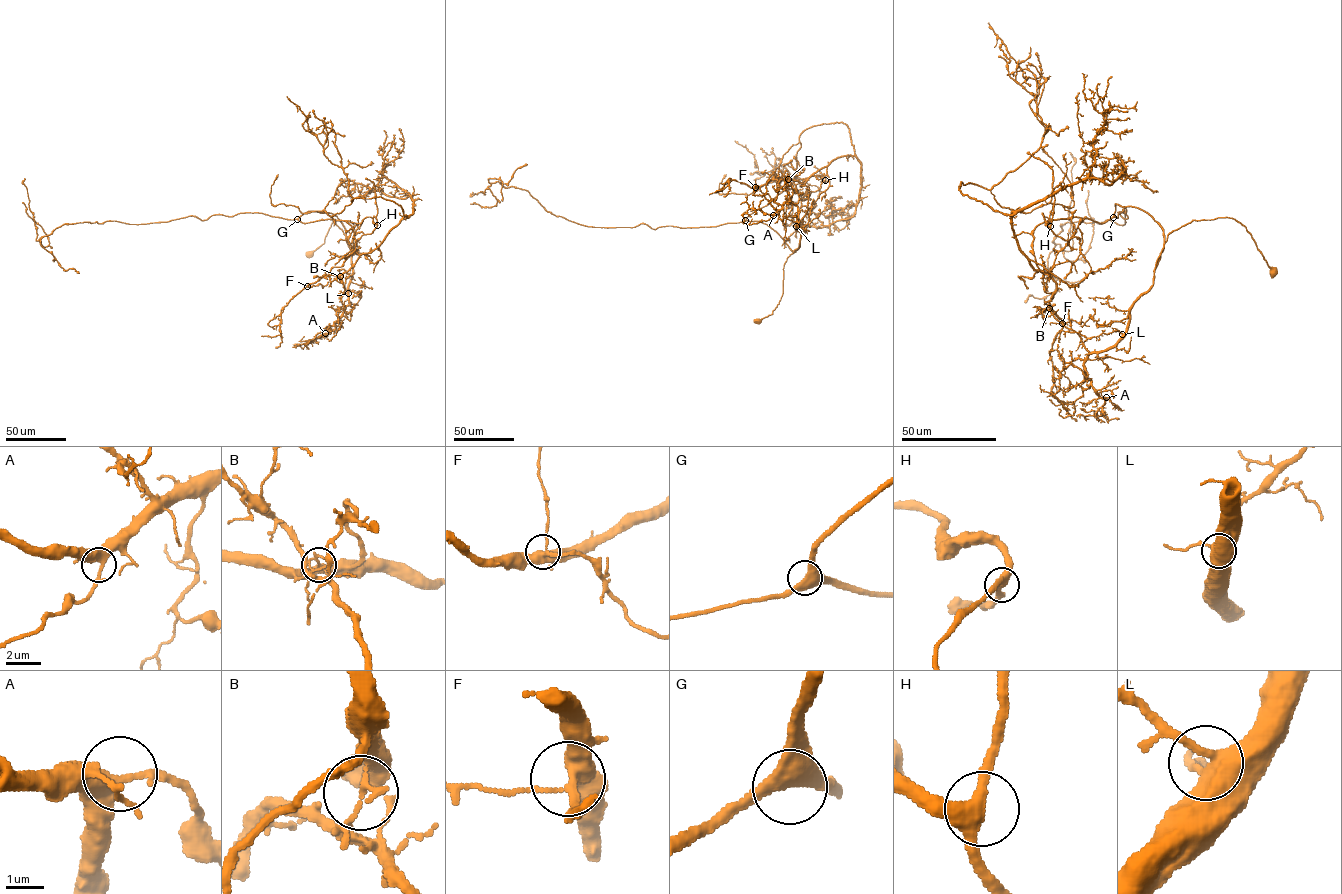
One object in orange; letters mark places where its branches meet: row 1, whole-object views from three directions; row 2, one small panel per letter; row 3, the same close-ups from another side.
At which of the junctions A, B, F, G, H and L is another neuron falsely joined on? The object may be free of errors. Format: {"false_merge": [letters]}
{"false_merge": ["B"]}

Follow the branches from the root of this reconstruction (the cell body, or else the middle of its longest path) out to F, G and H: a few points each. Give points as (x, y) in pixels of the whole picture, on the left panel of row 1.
F: (309, 254), (324, 243), (335, 219), (351, 253), (349, 304), (341, 302), (338, 276), (307, 286)
G: (309, 254), (324, 243), (335, 219), (345, 235), (345, 228), (330, 213), (309, 211), (297, 219)
H: (309, 254), (335, 219), (346, 230), (334, 215), (308, 211), (298, 220), (370, 217), (377, 225)

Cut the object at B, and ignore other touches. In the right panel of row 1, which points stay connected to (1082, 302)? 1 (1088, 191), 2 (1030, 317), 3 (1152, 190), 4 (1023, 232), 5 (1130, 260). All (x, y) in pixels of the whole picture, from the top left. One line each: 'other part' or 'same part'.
1: other part
2: other part
3: same part
4: other part
5: same part

